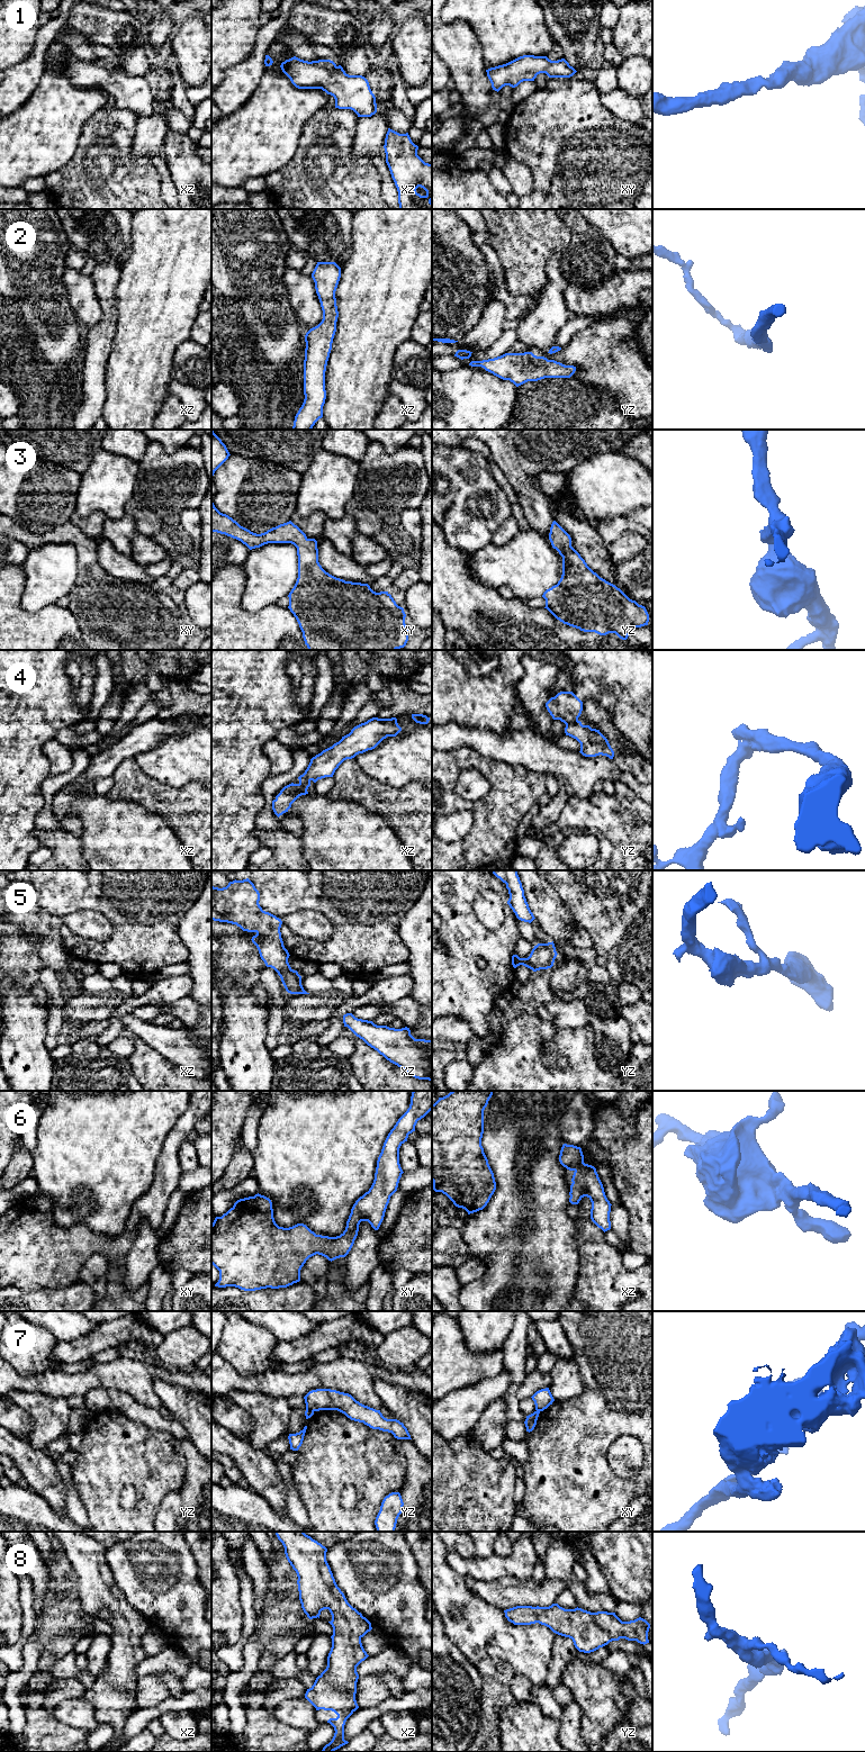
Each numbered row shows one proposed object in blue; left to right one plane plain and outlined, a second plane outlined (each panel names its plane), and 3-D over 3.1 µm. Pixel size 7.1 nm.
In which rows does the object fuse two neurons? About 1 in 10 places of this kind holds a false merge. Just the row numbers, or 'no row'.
4, 7

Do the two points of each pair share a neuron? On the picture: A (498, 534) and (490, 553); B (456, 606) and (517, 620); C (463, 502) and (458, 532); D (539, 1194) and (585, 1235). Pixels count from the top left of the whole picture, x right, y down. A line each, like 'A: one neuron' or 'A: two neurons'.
A: two neurons
B: one neuron
C: one neuron
D: two neurons

